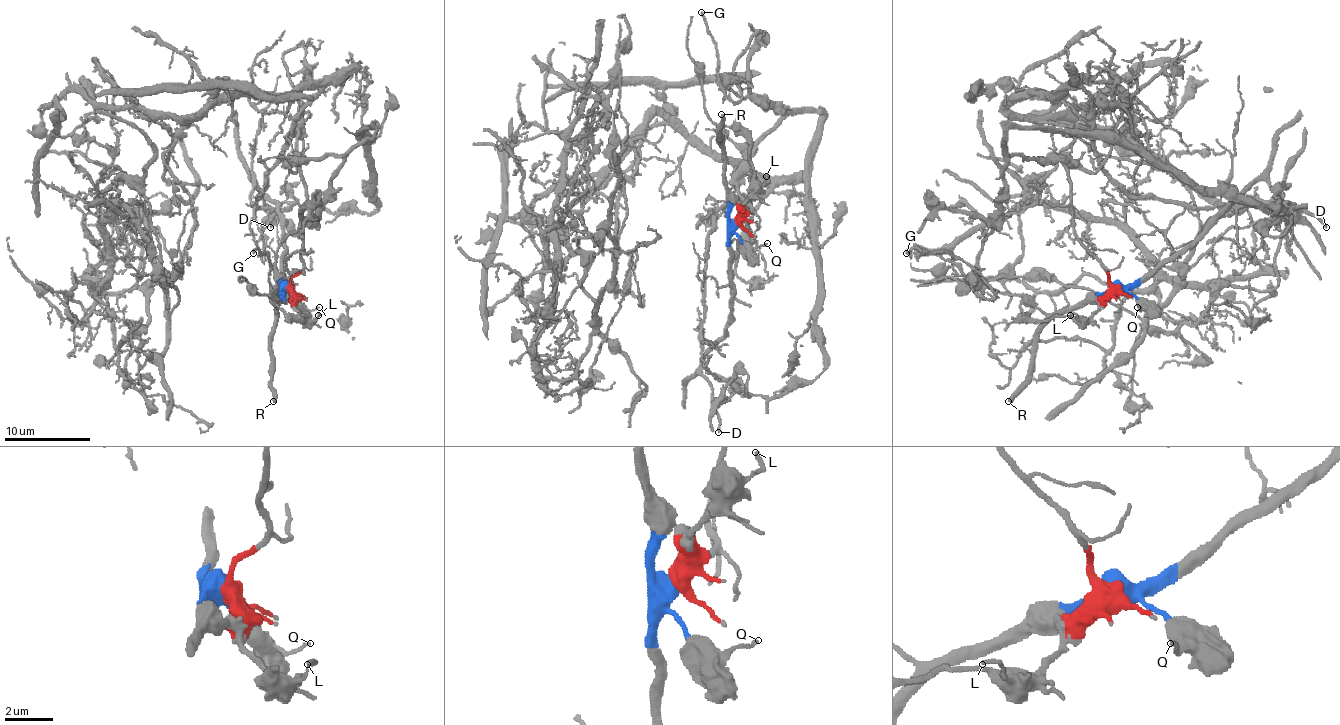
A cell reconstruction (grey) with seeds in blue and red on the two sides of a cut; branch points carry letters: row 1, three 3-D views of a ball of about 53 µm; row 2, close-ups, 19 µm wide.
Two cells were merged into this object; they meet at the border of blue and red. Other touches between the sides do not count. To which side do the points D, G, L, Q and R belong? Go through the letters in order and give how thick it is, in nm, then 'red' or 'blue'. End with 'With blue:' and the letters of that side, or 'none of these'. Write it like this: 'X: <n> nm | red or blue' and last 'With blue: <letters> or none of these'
D: 240 nm | blue
G: 190 nm | red
L: 170 nm | red
Q: 130 nm | blue
R: 400 nm | blue
With blue: D, Q, R

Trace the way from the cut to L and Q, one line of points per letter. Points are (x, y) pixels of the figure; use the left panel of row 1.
L: (287, 287), (291, 304), (304, 317), (315, 319), (317, 315)
Q: (287, 287), (287, 291), (311, 311), (319, 306)

